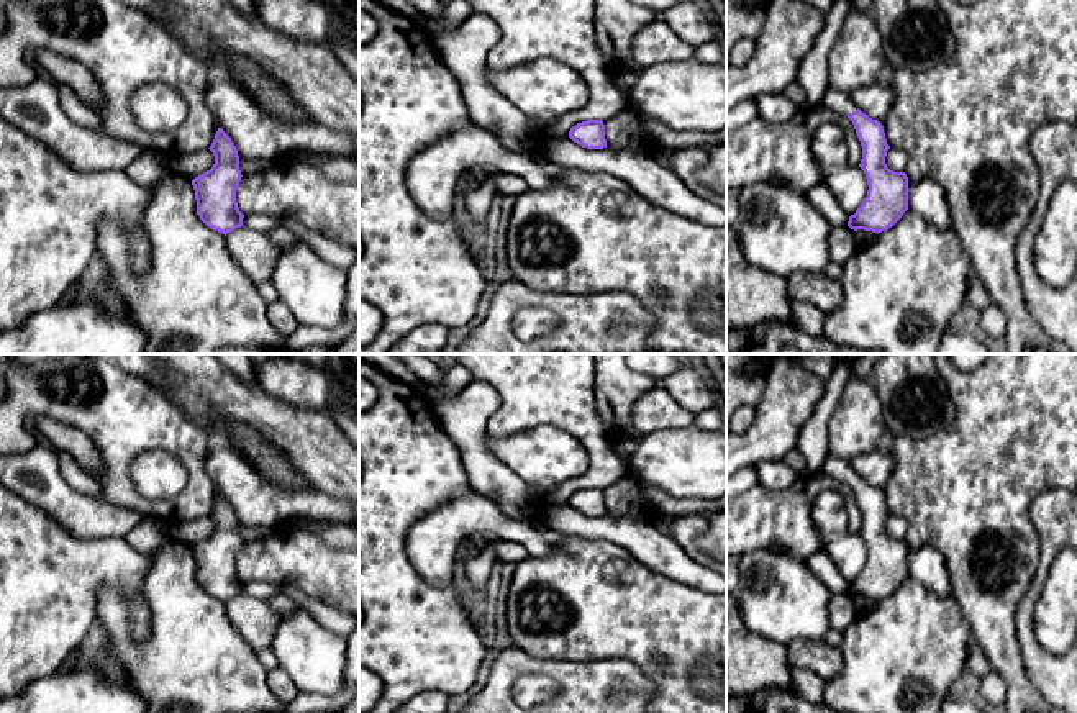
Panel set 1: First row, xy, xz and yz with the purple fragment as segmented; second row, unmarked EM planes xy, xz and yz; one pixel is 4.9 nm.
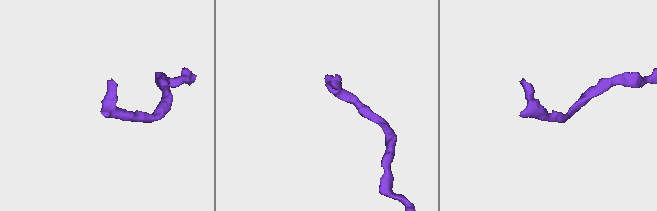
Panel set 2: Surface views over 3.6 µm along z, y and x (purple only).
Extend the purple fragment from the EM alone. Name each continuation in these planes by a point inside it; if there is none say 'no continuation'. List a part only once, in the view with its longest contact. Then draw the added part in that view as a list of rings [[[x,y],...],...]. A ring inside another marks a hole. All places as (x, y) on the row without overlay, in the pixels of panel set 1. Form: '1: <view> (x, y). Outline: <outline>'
1: yz (833, 467). Outline: [[[831,454],[826,456],[821,472],[843,484],[848,484],[857,477],[857,472],[851,467],[849,462],[836,459]]]

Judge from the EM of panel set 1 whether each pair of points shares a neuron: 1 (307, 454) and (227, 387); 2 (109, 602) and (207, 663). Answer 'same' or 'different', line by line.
1: same
2: same

